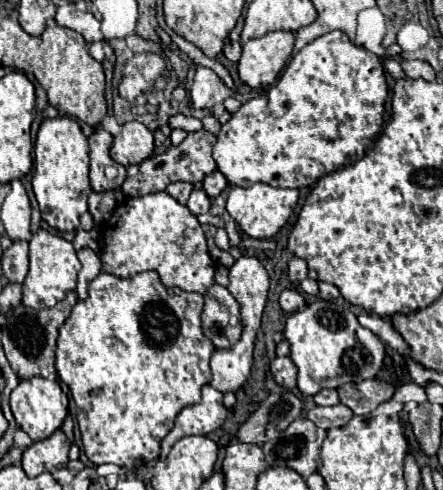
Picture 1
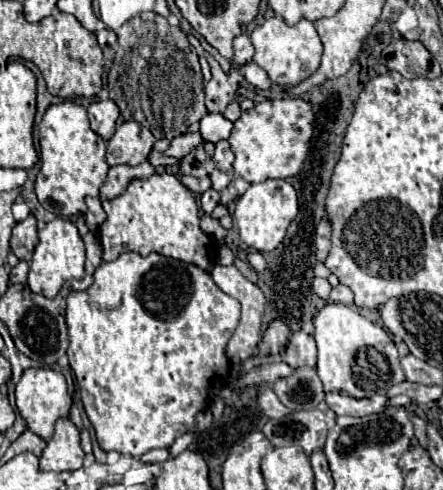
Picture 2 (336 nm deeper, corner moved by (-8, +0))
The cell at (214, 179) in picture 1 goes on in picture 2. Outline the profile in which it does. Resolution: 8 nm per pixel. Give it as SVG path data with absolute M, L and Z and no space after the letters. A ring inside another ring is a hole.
M220 140L216 144L216 150L214 150L214 162L216 162L216 168L222 170L222 172L232 172L232 162L234 162L234 154L230 150L230 144L228 140Z

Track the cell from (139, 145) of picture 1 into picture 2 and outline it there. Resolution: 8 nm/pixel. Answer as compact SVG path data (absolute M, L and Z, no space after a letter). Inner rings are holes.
M128 120L108 140L106 162L110 166L116 166L116 164L138 166L148 158L152 146L154 146L154 140L156 138L152 136L152 132L148 128L140 126L134 120Z

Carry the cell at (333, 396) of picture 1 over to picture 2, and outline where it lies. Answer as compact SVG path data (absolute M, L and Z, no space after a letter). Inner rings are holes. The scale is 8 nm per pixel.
M328 392L326 402L336 412L336 416L366 416L366 414L382 410L386 398L374 396L374 398L360 398L358 400L358 398L338 394L338 392Z

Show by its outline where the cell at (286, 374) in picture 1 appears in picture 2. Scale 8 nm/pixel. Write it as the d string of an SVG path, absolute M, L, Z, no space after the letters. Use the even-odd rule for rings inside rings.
M296 332L282 356L282 360L292 366L292 368L302 368L302 366L316 366L316 344L314 338L304 334L304 332Z

